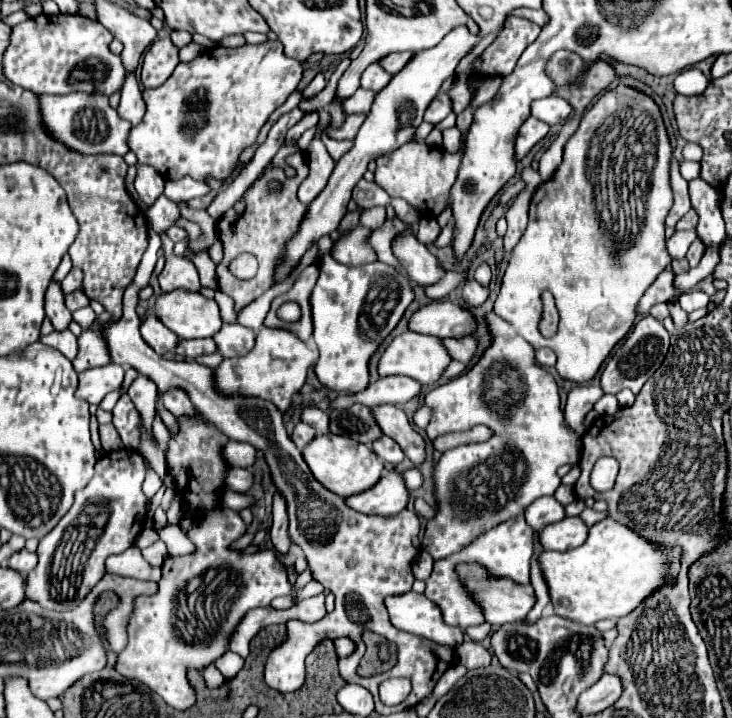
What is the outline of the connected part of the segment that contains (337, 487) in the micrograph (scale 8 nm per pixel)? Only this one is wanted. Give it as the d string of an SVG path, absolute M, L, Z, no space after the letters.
M318 434L314 436L314 442L310 442L310 446L302 450L302 456L310 472L314 472L314 478L338 496L352 496L362 490L368 490L378 482L384 470L382 460L366 444L358 444L346 436Z

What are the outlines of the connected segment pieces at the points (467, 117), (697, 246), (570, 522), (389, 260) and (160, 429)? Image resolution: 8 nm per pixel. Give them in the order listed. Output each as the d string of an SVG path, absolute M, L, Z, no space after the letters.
M466 108L464 112L458 114L458 118L456 118L456 128L462 132L462 136L466 136L468 130L470 130L470 126L472 126L472 110Z
M697 238L689 247L686 254L686 259L688 260L690 268L696 267L706 250L706 245L702 242L700 238Z
M564 518L550 526L544 526L538 532L538 540L542 542L544 550L558 550L566 552L570 548L580 546L586 540L588 526L580 518Z
M394 218L394 220L386 220L380 228L372 230L370 236L368 236L368 244L374 248L378 260L382 260L382 262L386 262L386 264L398 268L402 274L404 274L402 266L396 262L396 258L394 258L392 252L390 252L390 242L392 242L394 236L398 236L398 234L408 227L409 225L403 223L402 220Z
M156 414L156 420L152 424L152 430L154 430L154 436L156 436L156 442L162 446L162 452L168 450L168 442L170 442L170 432L168 428L164 426L164 422L160 420L160 416Z

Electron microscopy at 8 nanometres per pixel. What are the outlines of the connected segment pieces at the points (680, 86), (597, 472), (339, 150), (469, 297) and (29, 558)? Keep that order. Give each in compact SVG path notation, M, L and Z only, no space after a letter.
M698 68L682 70L674 80L676 92L684 96L698 96L706 90L706 86L708 86L708 78Z
M600 458L591 472L590 484L596 492L608 492L614 486L618 462L614 458Z
M322 134L320 140L324 142L328 154L330 154L334 160L340 160L340 158L342 158L350 148L352 148L352 142L338 142L338 140L334 140L334 138L326 136L326 134Z
M468 280L462 290L462 298L466 300L468 306L480 306L488 298L488 288L482 288L476 280Z
M26 550L22 552L16 552L8 558L8 568L12 570L18 570L20 574L28 574L32 568L36 566L36 554L30 554Z

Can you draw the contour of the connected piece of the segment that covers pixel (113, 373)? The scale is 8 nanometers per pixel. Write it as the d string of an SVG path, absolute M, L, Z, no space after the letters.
M106 364L102 368L90 368L80 374L80 384L76 388L78 398L86 400L88 404L100 404L100 400L122 386L124 370L116 364Z

